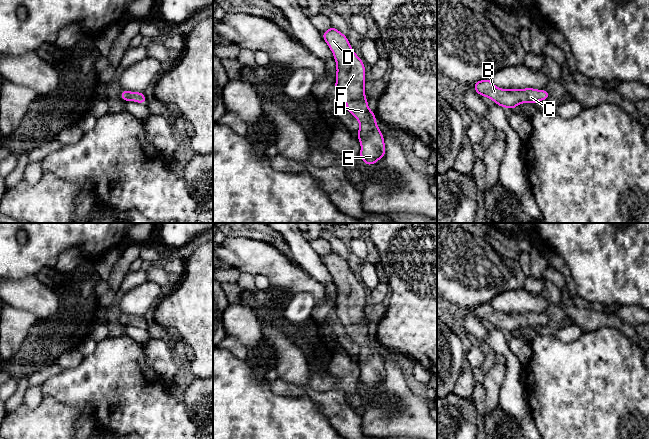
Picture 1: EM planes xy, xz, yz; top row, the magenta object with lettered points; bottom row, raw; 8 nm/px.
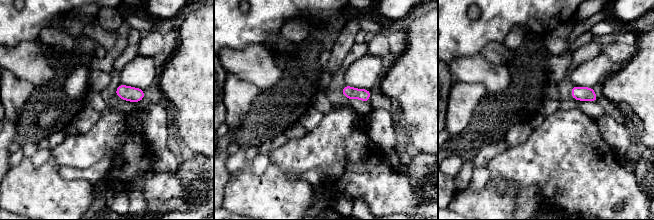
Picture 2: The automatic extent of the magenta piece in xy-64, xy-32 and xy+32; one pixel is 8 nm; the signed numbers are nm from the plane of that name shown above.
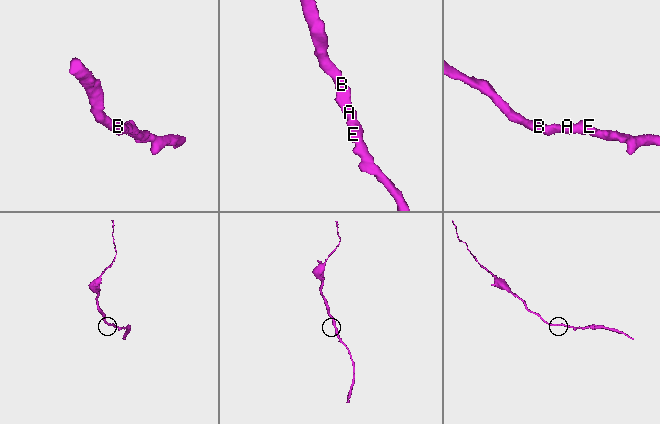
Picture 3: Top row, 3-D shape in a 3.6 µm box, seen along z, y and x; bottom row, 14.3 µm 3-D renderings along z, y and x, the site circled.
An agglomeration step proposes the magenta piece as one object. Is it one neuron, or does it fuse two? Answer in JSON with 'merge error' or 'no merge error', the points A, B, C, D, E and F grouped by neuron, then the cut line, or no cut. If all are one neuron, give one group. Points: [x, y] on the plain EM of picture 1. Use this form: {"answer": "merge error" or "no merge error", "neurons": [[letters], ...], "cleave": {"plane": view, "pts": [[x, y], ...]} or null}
{"answer": "no merge error", "neurons": [["A", "B", "C", "D", "E", "F"]], "cleave": null}

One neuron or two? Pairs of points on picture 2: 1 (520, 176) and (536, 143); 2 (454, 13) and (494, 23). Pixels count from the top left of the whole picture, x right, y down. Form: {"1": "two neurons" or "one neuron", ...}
{"1": "one neuron", "2": "one neuron"}

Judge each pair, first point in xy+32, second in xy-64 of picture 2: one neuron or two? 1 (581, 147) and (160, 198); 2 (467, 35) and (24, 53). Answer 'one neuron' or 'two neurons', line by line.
1: one neuron
2: two neurons

